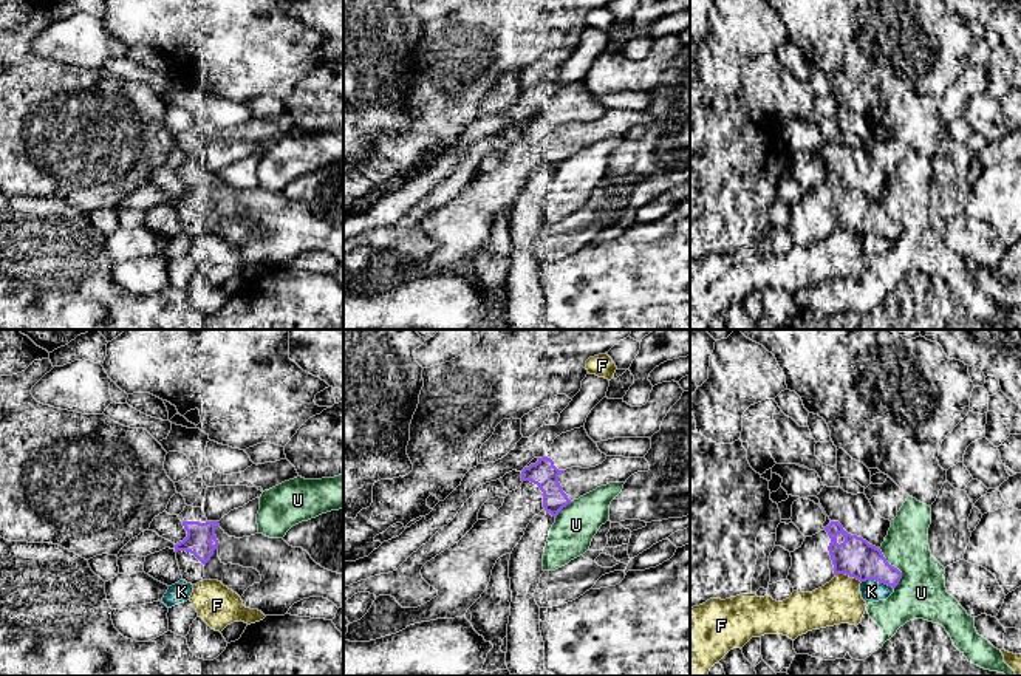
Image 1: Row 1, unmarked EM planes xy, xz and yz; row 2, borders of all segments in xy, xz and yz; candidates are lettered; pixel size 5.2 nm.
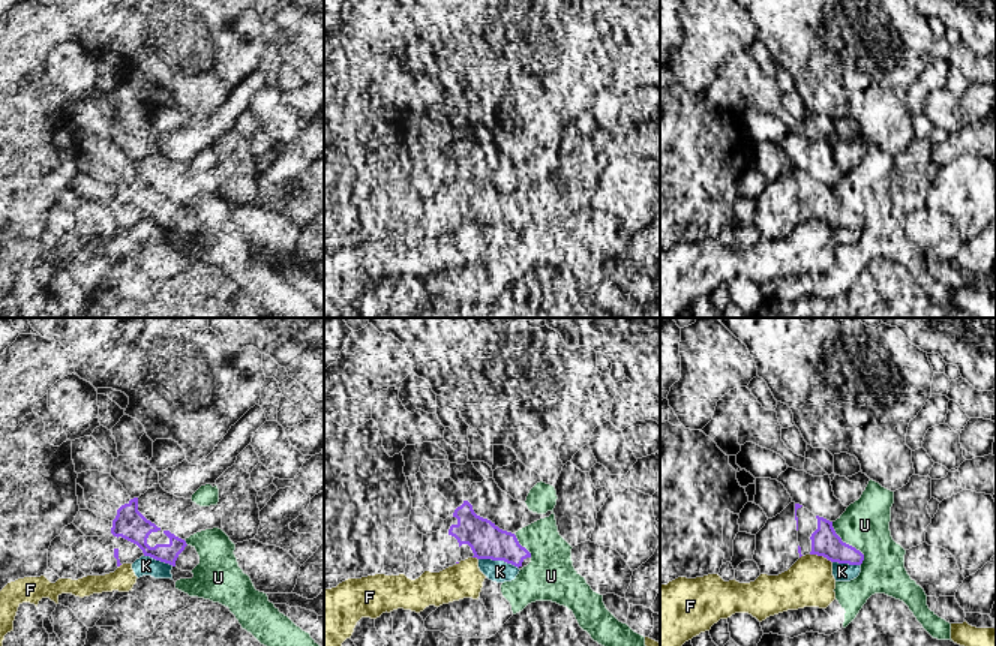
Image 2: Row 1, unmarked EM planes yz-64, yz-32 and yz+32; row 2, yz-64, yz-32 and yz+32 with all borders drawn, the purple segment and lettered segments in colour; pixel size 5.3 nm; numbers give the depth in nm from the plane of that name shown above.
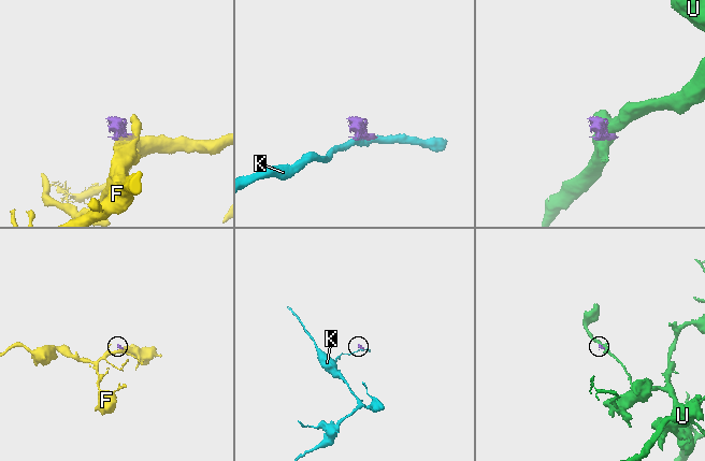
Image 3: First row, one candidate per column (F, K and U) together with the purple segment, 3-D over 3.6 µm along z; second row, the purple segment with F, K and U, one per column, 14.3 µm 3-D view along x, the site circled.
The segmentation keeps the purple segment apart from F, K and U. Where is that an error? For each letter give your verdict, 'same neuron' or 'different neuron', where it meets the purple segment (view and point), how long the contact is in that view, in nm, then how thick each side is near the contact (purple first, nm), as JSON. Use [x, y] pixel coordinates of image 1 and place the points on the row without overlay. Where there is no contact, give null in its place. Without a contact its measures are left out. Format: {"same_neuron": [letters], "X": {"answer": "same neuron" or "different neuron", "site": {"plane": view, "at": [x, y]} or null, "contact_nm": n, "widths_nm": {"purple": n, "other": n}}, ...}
{"same_neuron": [], "F": {"answer": "different neuron", "site": {"plane": "yz", "at": [848, 228]}, "contact_nm": 140, "widths_nm": {"purple": 200, "other": 220}}, "K": {"answer": "different neuron", "site": {"plane": "yz", "at": [877, 234]}, "contact_nm": 170, "widths_nm": {"purple": 200, "other": 110}}, "U": {"answer": "different neuron", "site": {"plane": "yz", "at": [896, 221]}, "contact_nm": 240, "widths_nm": {"purple": 200, "other": 260}}}

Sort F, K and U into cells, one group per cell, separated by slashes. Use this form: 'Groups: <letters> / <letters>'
Groups: F / K / U

